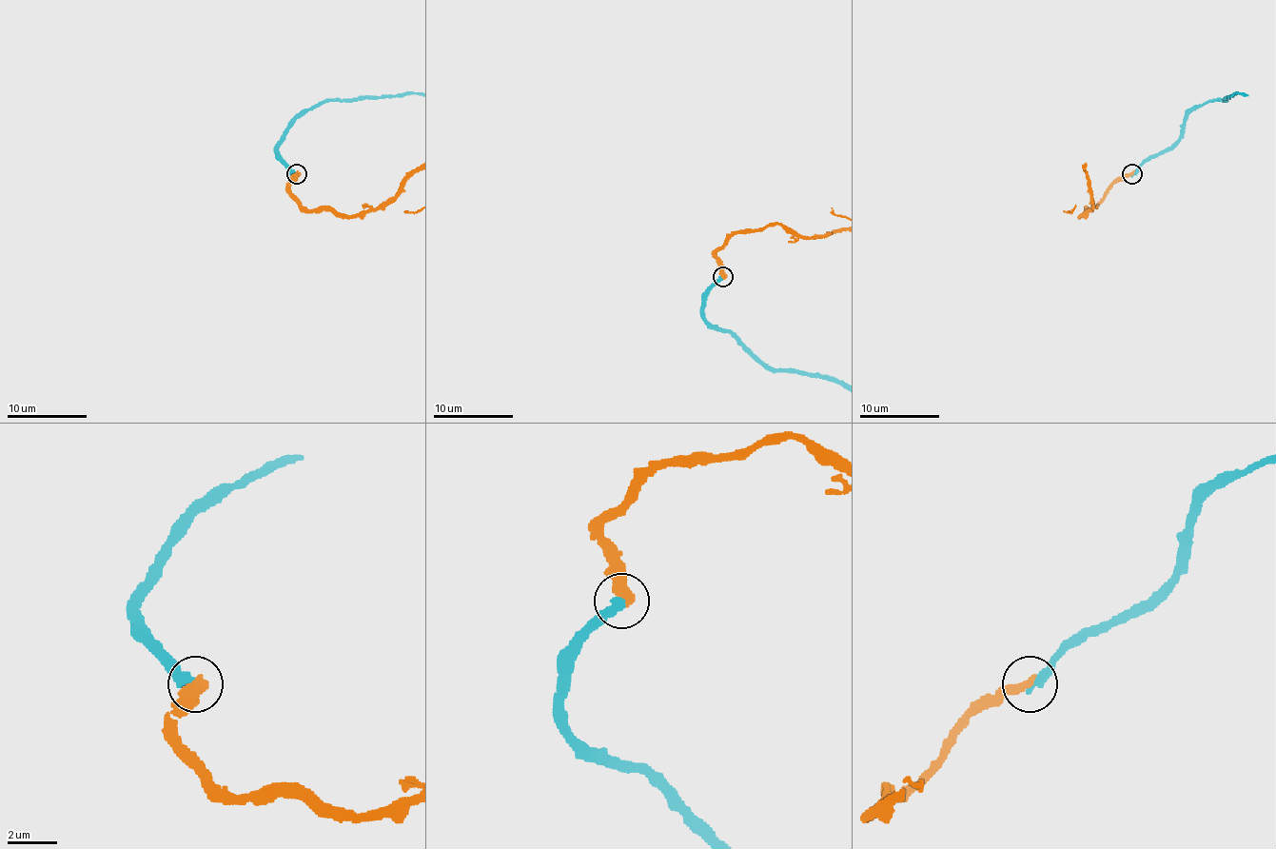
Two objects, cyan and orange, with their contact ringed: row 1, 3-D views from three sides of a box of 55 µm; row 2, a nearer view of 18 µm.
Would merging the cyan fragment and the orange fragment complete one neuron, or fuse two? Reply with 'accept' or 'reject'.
reject

